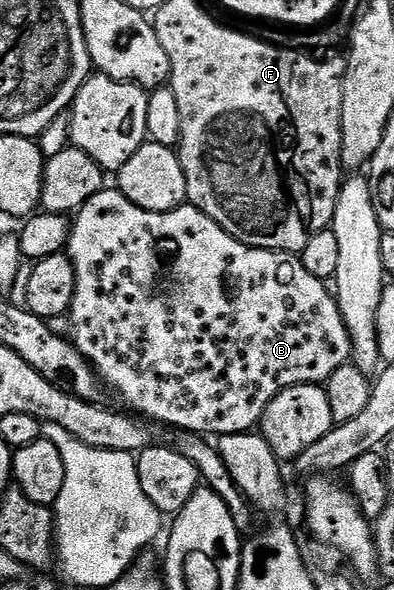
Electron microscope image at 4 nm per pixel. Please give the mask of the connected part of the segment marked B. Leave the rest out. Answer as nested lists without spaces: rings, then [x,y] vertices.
[[[116,188],[100,190],[98,194],[91,196],[91,200],[87,200],[87,204],[83,204],[81,209],[76,211],[75,217],[71,222],[67,253],[69,259],[73,262],[73,267],[75,268],[75,296],[73,297],[73,303],[69,305],[69,313],[67,315],[67,323],[69,322],[70,328],[73,329],[73,334],[71,333],[71,341],[73,345],[77,347],[77,351],[93,366],[102,383],[104,383],[112,393],[114,390],[114,392],[130,406],[126,406],[130,411],[136,412],[138,415],[144,416],[146,419],[152,420],[154,423],[162,424],[161,422],[166,422],[169,426],[178,426],[178,428],[181,429],[181,432],[188,432],[198,436],[248,434],[258,425],[258,423],[260,423],[263,412],[267,408],[267,404],[271,404],[271,400],[275,400],[275,396],[279,396],[279,392],[283,392],[292,386],[323,384],[331,376],[331,372],[335,372],[335,368],[346,365],[346,363],[352,359],[353,349],[351,348],[351,340],[349,339],[347,328],[343,324],[343,316],[337,307],[336,297],[331,293],[330,287],[329,290],[325,287],[328,285],[326,285],[322,279],[311,276],[307,272],[307,268],[303,268],[300,257],[284,253],[280,250],[256,250],[254,246],[243,244],[239,240],[232,238],[231,235],[220,226],[220,224],[215,220],[208,218],[202,210],[196,210],[194,206],[186,204],[179,207],[178,210],[172,210],[166,214],[147,212],[143,208],[131,204],[131,200],[127,200],[127,196],[123,196],[120,190]]]

